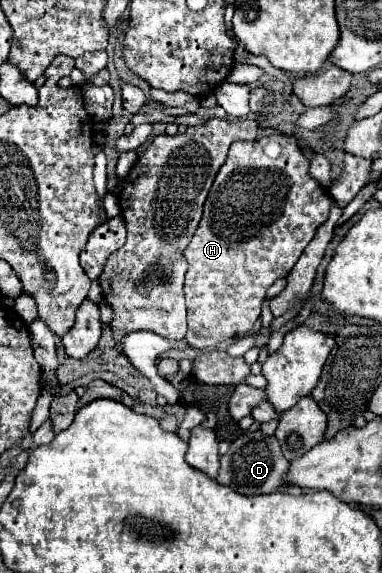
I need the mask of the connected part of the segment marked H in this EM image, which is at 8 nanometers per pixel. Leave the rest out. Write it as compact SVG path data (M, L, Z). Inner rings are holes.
M268 135L254 141L234 141L226 163L220 167L214 185L204 203L200 225L184 249L188 273L184 283L188 331L186 341L198 349L214 349L218 343L232 341L234 335L252 333L260 319L260 307L266 291L276 279L288 277L306 245L312 241L318 225L330 213L330 195L308 175L308 159L298 149L296 139L288 135Z

